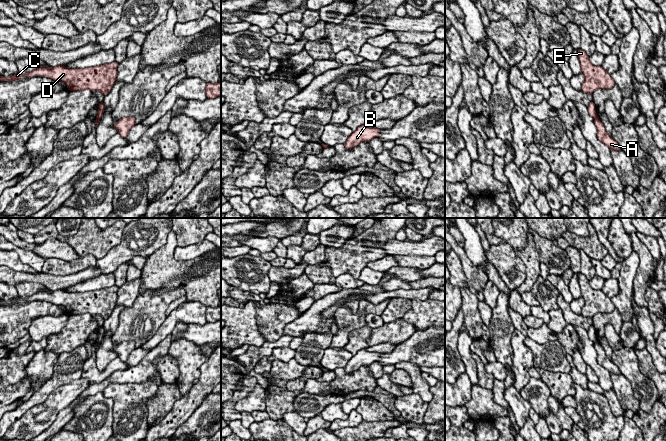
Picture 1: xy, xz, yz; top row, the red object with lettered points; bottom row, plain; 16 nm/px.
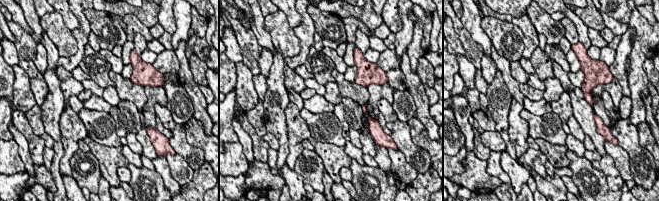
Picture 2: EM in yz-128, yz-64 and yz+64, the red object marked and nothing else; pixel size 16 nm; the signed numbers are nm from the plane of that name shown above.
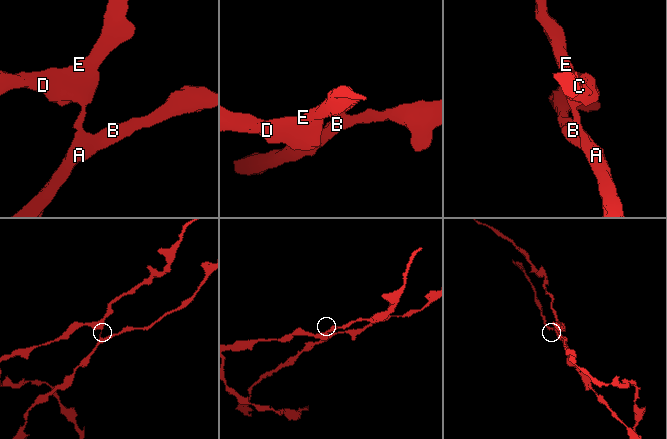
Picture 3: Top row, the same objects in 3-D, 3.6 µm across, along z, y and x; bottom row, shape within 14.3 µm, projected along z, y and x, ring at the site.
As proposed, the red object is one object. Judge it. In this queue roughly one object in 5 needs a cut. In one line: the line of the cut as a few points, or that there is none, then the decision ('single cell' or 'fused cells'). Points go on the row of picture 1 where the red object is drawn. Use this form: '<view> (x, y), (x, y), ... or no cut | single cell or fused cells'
yz (597, 116), (594, 119) | fused cells

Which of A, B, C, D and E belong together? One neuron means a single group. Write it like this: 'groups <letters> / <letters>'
groups A B / C D E

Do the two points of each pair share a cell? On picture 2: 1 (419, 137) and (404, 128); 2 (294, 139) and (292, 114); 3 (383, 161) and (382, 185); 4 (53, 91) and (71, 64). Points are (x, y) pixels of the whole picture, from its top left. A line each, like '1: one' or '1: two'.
1: two
2: one
3: two
4: two

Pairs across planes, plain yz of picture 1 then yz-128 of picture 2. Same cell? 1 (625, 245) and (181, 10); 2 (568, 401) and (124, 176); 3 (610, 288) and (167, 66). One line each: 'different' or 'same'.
1: different
2: same
3: same

